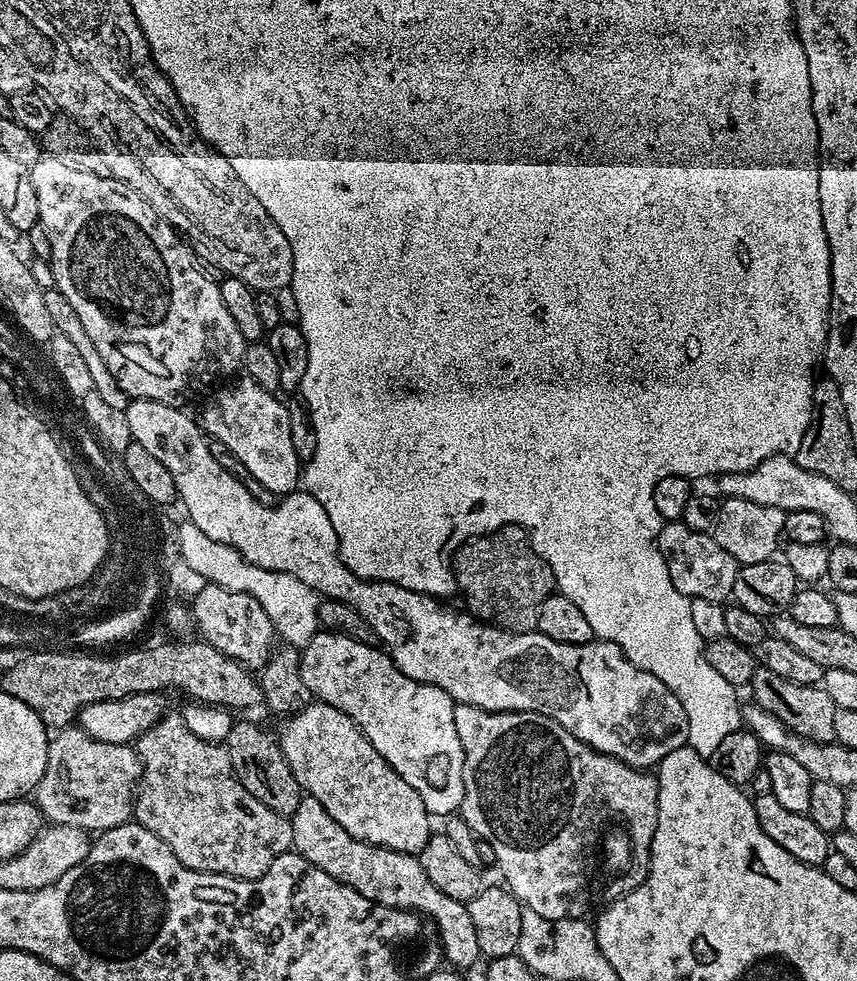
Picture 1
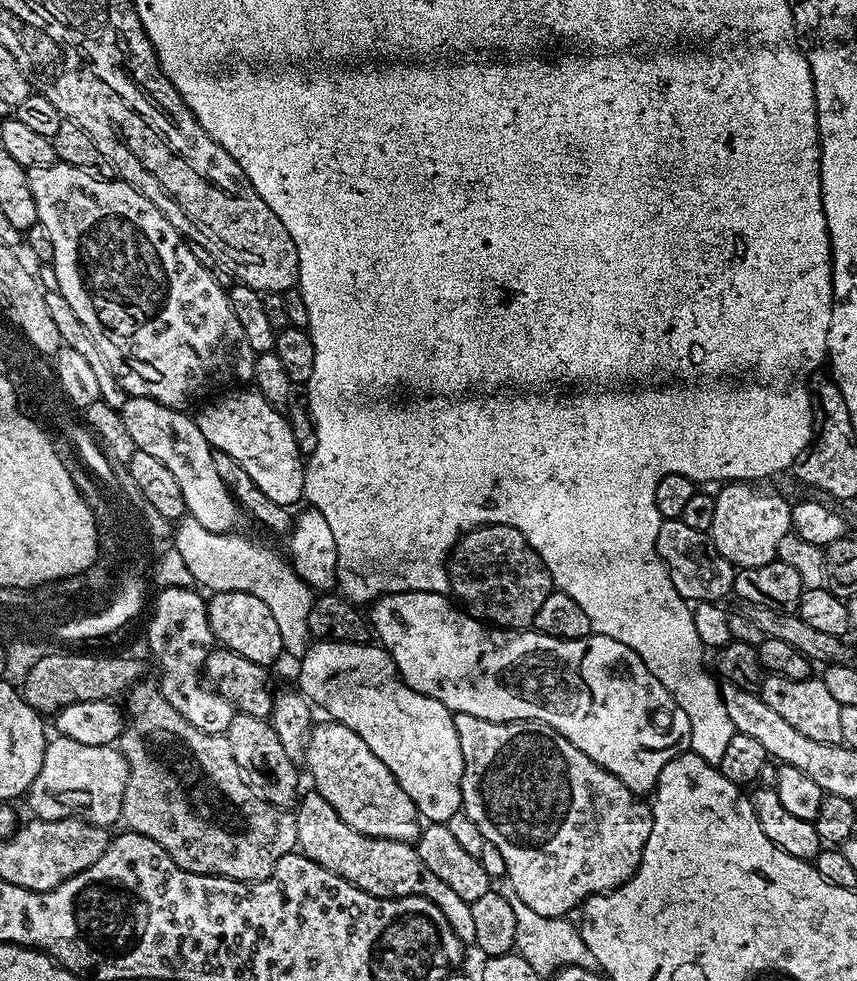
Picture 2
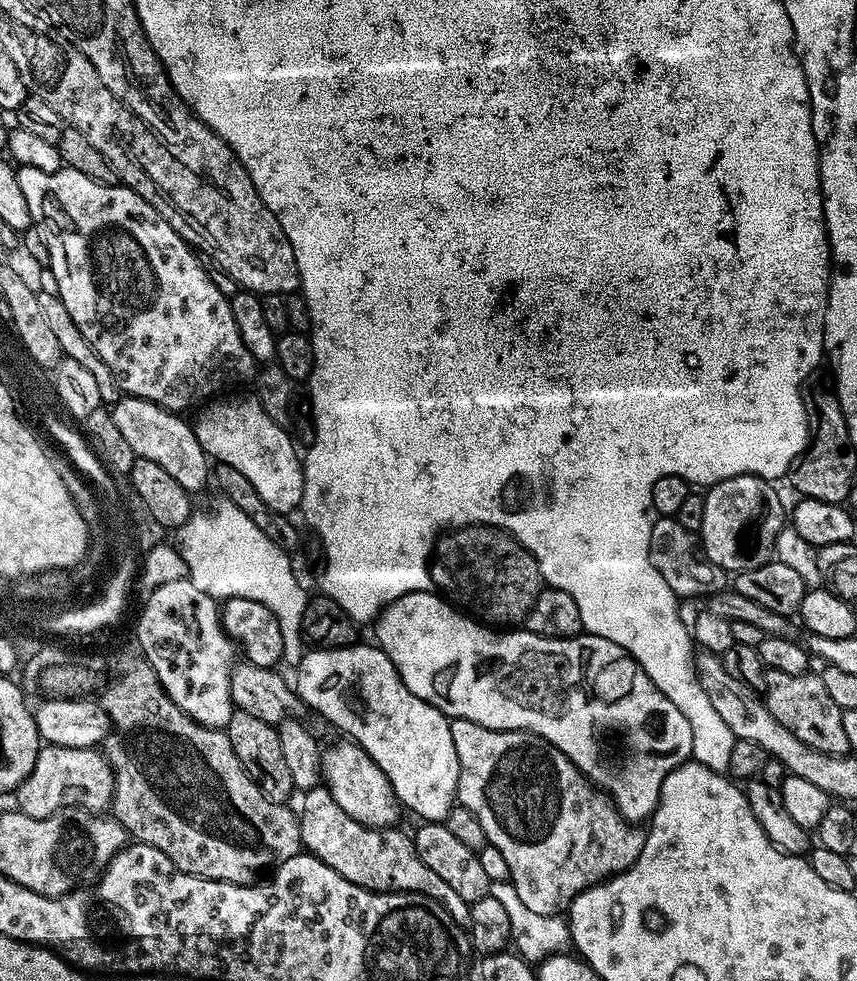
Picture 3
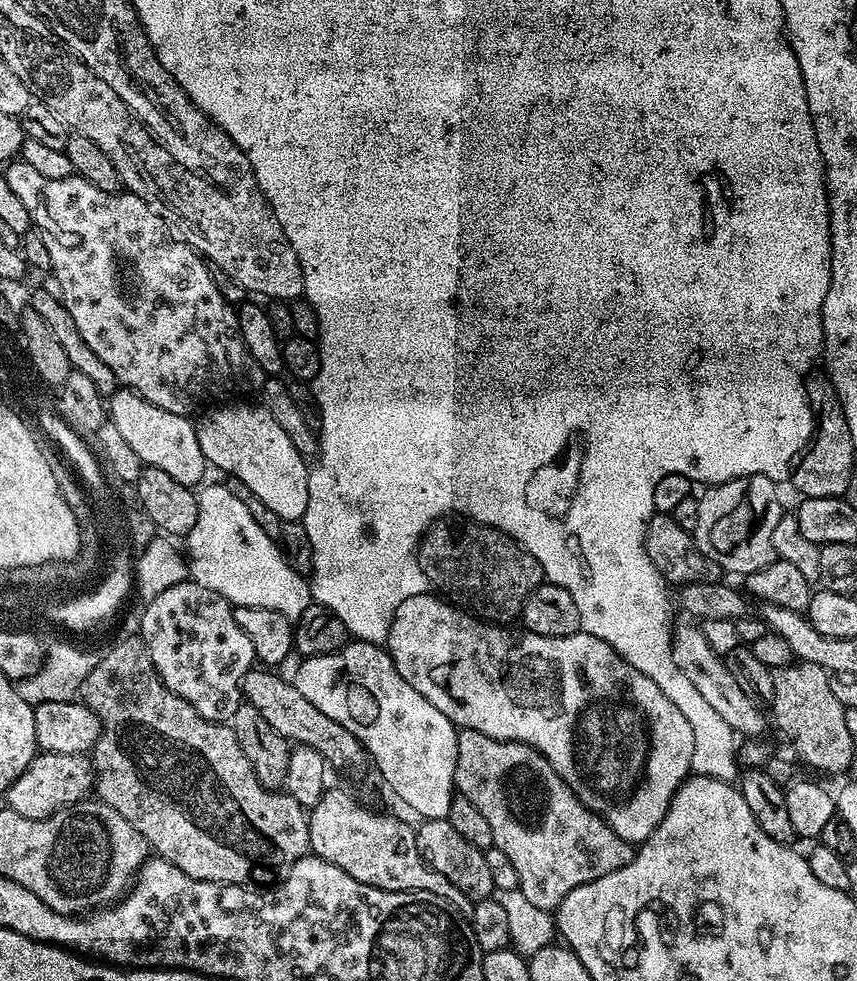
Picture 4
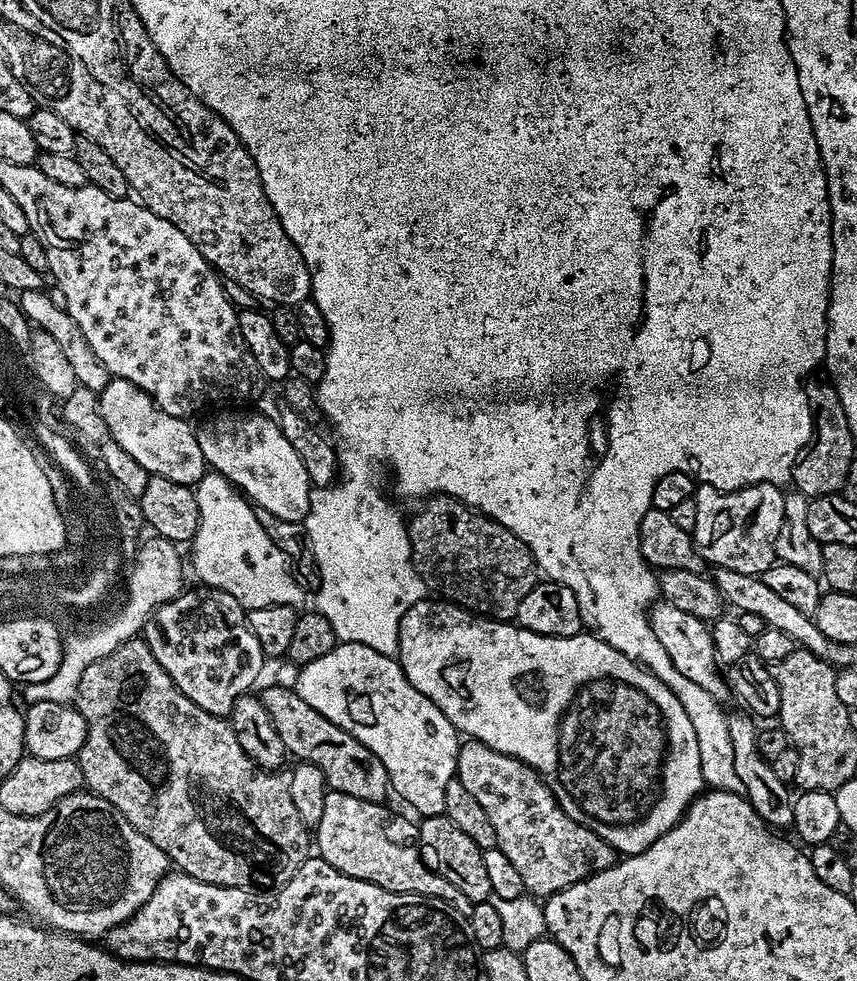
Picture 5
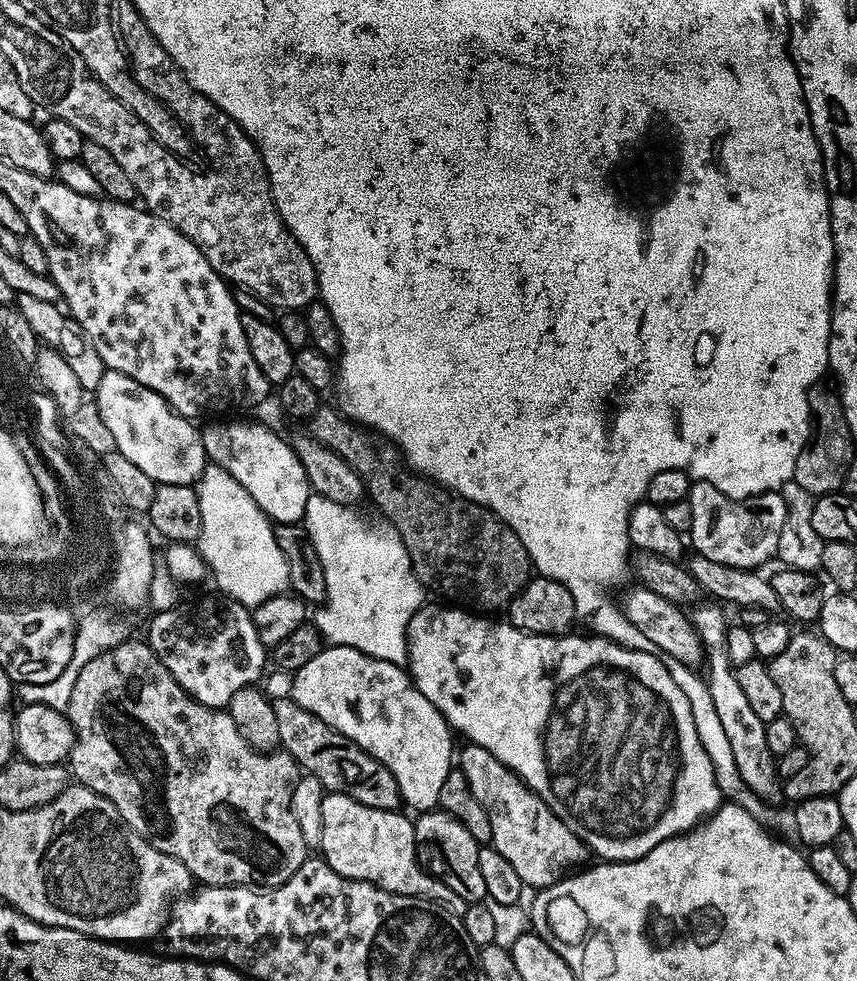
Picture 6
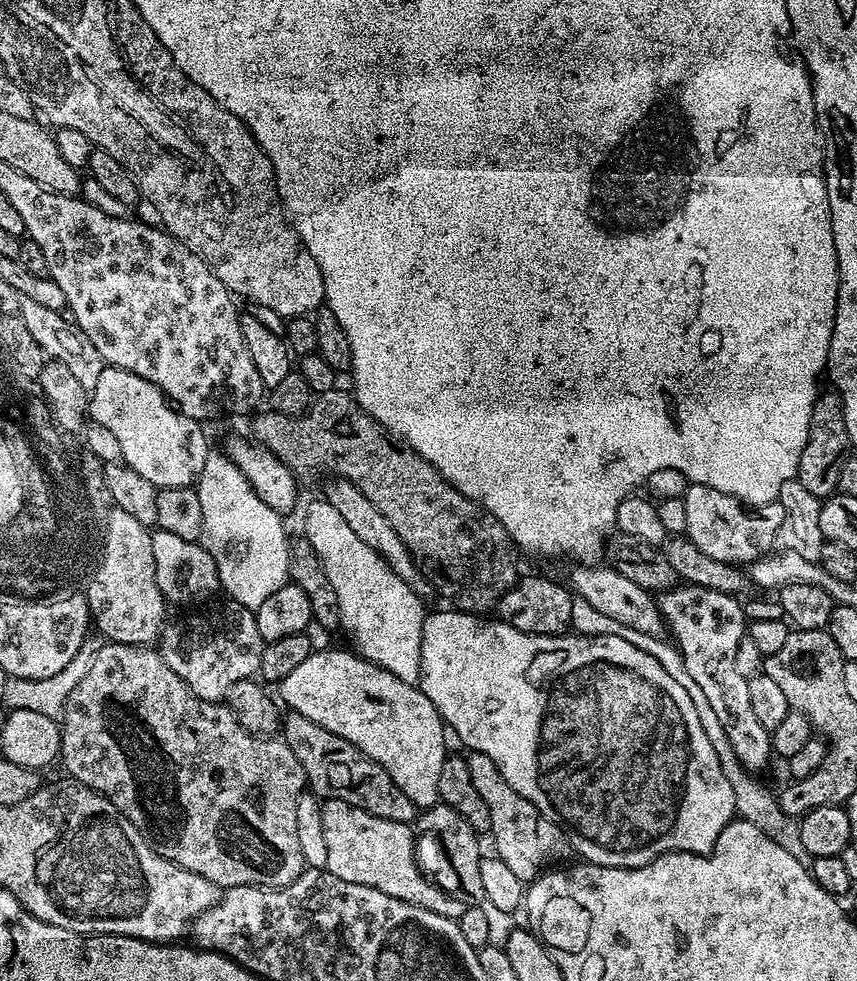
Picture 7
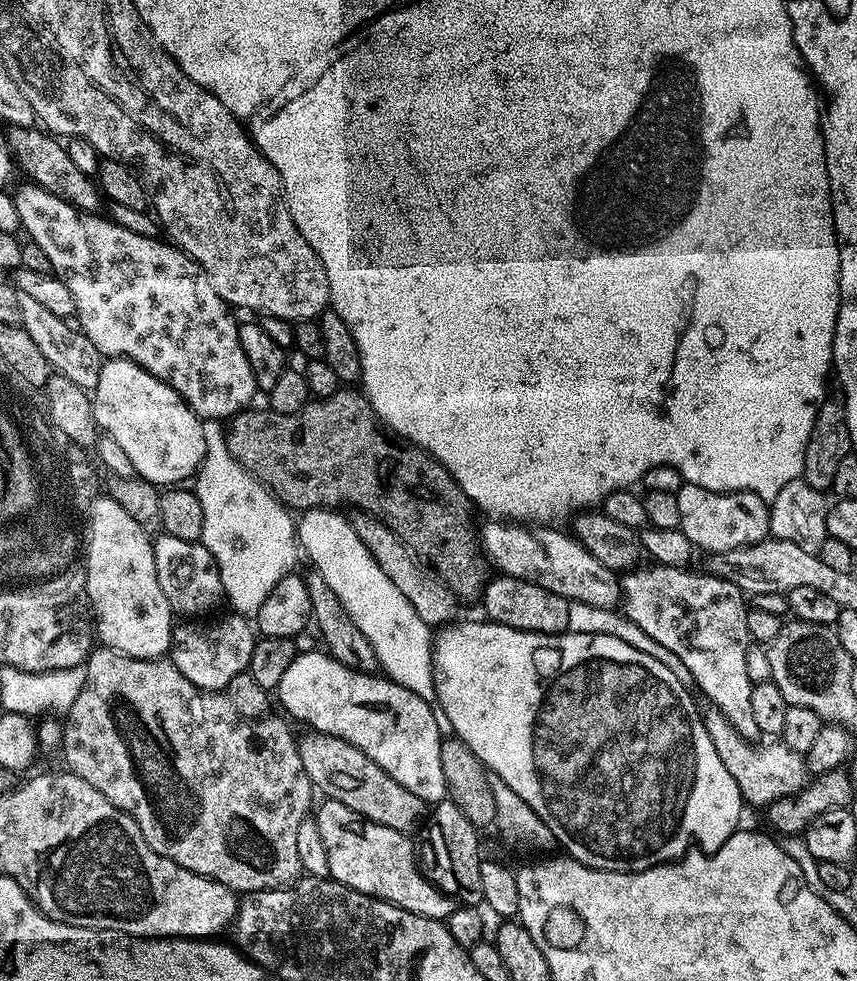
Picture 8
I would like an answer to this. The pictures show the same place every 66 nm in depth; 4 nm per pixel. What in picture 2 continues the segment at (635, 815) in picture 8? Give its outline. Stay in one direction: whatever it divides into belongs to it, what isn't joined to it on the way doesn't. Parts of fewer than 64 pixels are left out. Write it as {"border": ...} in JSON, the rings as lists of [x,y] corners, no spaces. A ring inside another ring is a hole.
{"border":[[[388,592],[385,596],[380,596],[377,600],[371,601],[372,616],[370,612],[370,623],[375,639],[379,641],[389,658],[396,663],[396,671],[400,673],[400,677],[408,683],[414,690],[418,690],[423,696],[434,698],[438,702],[442,702],[442,706],[446,706],[454,714],[461,712],[462,714],[474,714],[474,718],[486,718],[490,722],[510,722],[511,720],[541,720],[550,726],[554,726],[554,730],[558,730],[558,734],[562,734],[562,738],[570,738],[570,742],[574,742],[574,746],[578,746],[578,750],[582,750],[582,754],[586,754],[586,758],[590,758],[594,762],[598,762],[598,766],[602,766],[610,774],[614,774],[623,782],[633,794],[651,793],[656,787],[656,779],[658,774],[662,774],[662,766],[666,766],[666,762],[670,762],[680,753],[689,751],[690,748],[690,718],[686,718],[686,710],[682,710],[682,706],[678,706],[678,702],[670,695],[662,686],[662,682],[658,682],[658,678],[648,669],[642,662],[642,658],[638,658],[638,654],[634,650],[630,650],[622,642],[618,642],[614,638],[606,638],[605,636],[597,636],[595,634],[586,636],[582,640],[559,640],[553,636],[547,636],[535,630],[508,630],[489,626],[483,620],[477,620],[476,617],[468,613],[463,607],[455,606],[452,608],[453,601],[449,599],[443,592]]]}

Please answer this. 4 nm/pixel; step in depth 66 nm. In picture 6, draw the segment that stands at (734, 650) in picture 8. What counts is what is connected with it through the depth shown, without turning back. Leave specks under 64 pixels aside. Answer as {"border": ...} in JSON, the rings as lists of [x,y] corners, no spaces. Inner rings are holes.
{"border":[[[700,602],[691,609],[690,619],[696,628],[698,638],[704,647],[706,665],[708,664],[708,678],[706,687],[710,690],[710,698],[714,698],[714,710],[718,719],[722,721],[722,730],[734,754],[734,766],[738,766],[738,774],[742,774],[742,782],[762,798],[762,802],[773,806],[785,803],[784,785],[778,771],[778,757],[770,754],[770,746],[766,746],[765,720],[754,714],[750,702],[746,702],[746,694],[742,694],[742,686],[738,686],[738,678],[733,669],[730,658],[726,654],[726,634],[730,627],[730,620],[724,617],[725,609],[716,602]]]}

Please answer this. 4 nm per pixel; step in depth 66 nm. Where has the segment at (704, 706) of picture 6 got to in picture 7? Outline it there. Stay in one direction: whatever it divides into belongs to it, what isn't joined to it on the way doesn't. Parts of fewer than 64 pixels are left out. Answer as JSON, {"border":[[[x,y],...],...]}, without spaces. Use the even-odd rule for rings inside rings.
{"border":[[[700,720],[702,722],[702,730],[706,730],[706,738],[710,738],[710,746],[714,746],[714,754],[718,754],[718,762],[722,766],[722,774],[726,774],[726,782],[730,782],[730,786],[736,795],[736,816],[739,819],[750,822],[750,826],[758,826],[758,830],[762,830],[762,834],[766,834],[766,838],[770,838],[770,842],[778,842],[778,846],[782,846],[782,850],[786,850],[789,854],[794,854],[794,858],[798,858],[798,862],[807,865],[810,857],[806,846],[802,846],[802,830],[797,817],[788,816],[778,799],[775,791],[771,792],[768,788],[763,788],[759,784],[759,779],[753,778],[747,770],[738,762],[738,758],[734,754],[734,750],[730,746],[730,742],[726,738],[726,730],[722,730],[722,722],[718,720]]]}

